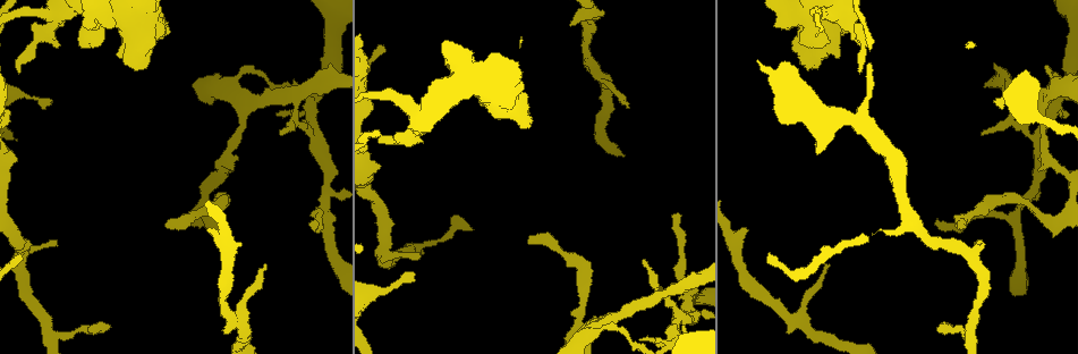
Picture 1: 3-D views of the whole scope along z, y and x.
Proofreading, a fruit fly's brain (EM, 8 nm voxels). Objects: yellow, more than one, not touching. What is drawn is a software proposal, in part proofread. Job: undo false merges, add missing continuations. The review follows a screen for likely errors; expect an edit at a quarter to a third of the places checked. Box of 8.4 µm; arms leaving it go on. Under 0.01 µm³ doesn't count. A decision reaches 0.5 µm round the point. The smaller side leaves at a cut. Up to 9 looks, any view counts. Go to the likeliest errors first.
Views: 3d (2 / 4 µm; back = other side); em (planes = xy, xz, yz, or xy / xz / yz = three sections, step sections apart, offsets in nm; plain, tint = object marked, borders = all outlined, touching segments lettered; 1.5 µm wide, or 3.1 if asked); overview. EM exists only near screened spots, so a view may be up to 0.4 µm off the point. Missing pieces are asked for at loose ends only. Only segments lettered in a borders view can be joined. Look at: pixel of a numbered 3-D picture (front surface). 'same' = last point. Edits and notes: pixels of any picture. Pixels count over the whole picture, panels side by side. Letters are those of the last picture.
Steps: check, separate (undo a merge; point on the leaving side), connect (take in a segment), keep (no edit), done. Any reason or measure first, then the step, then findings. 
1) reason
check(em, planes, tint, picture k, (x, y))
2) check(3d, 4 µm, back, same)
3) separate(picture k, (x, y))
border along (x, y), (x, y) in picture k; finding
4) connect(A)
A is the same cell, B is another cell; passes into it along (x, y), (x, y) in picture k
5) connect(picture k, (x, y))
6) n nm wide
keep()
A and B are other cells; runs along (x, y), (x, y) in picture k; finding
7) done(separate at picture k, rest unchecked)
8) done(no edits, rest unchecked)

free end
check(3d, 2 µm, picture 1, (383, 47))

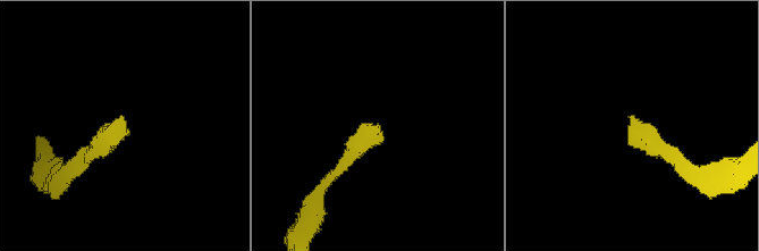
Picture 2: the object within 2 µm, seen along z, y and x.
need the tissue
check(em, planes, borders, picture 2, (122, 121))

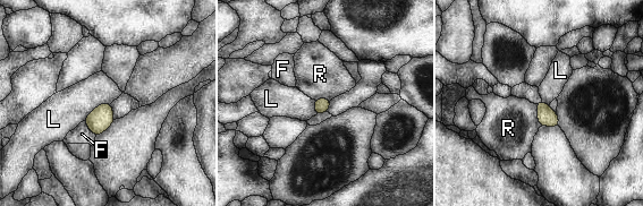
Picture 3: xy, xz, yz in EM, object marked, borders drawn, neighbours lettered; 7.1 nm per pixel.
keep()
F, L and R are other cells; border along (110, 102), (99, 104), (84, 120) in picture 3; no lettered segment goes on from it

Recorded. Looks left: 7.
branch stops here
check(em, xz, step 8, borders, picture 1, (49, 102))

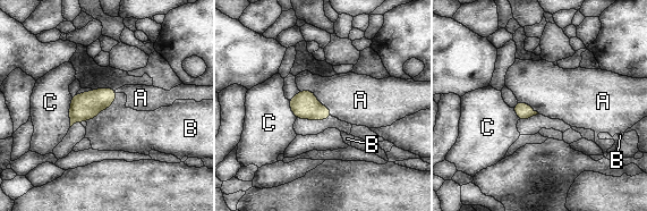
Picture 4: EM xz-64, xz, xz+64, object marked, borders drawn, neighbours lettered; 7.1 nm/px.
check(em, planes, borders, same)

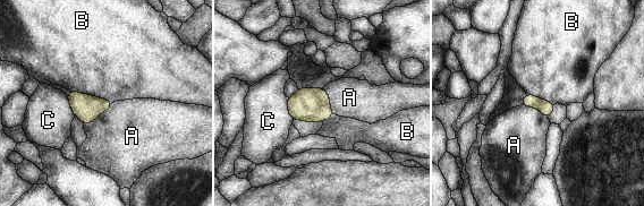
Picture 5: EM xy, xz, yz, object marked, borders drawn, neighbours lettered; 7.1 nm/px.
keep()
A, B and C are other cells; no lettered segment goes on from it

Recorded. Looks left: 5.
free end
check(3d, 2 µm, picture 1, (265, 263))

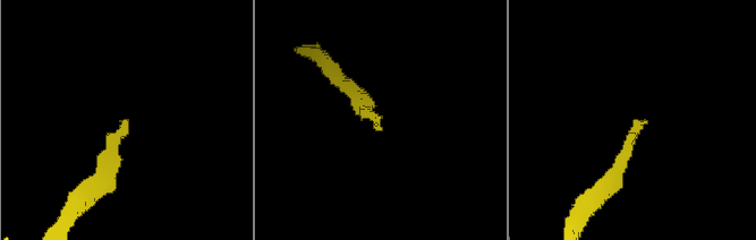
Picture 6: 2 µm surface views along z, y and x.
shape alone is not enough
check(em, yz, step 8, tint, picture 6, (643, 120))

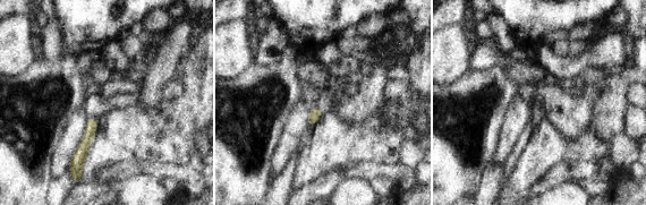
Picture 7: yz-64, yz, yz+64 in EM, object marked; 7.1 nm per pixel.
another direction
check(em, planes, borders, same)

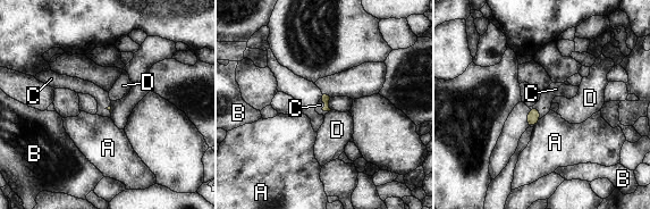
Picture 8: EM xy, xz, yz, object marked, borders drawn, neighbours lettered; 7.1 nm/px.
connect(C)
C is the same cell, A, B and D are other cells; passes into it along (326, 98), (323, 107), (320, 105) in picture 8; it goes on there

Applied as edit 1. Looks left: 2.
branch stops here
check(em, xy, step 8, borders, picture 1, (532, 120))

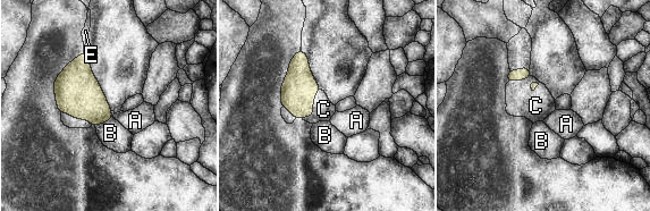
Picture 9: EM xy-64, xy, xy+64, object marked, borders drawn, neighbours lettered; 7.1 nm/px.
cut it another way
check(em, planes, borders, same)

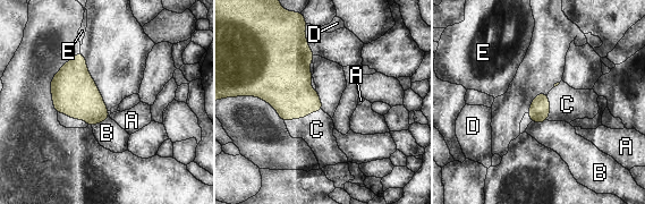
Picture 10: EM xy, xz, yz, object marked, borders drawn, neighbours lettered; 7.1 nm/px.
C touches over 280 nm
connect(C)
C is the same cell, A, B, D and E are other cells; it goes on there

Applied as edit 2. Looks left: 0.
done(connect at picture 8, connect at picture 10, rest unchecked)

